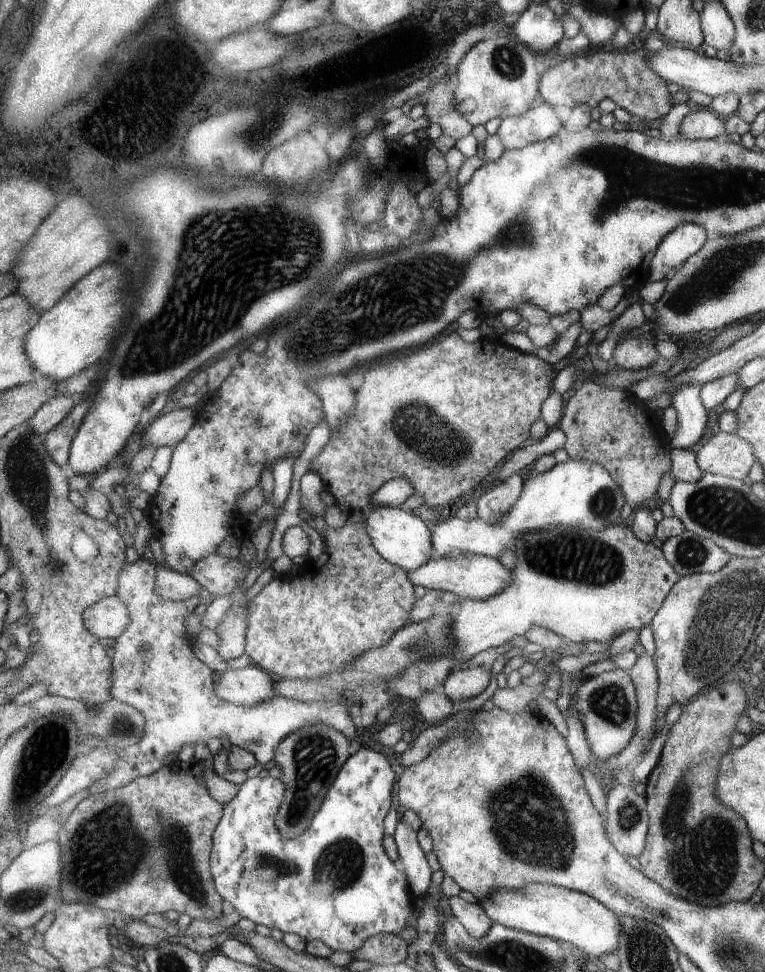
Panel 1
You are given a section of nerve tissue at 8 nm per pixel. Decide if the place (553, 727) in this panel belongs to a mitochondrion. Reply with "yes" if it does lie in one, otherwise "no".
no

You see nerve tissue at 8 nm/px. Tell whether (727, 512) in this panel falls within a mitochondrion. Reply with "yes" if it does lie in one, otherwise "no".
yes

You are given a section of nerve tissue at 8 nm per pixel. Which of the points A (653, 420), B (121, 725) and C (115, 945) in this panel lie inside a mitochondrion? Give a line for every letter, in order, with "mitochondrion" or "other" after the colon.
A: other
B: mitochondrion
C: other

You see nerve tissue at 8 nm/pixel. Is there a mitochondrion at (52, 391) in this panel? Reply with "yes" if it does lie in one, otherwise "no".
no

